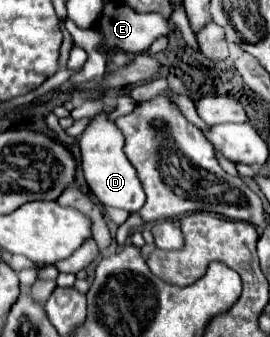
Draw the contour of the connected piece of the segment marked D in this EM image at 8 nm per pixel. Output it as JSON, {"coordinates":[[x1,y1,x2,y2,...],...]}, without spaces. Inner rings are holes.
{"coordinates":[[100,114,100,116,92,118,92,122,88,124,88,128,84,130,84,134,80,138,82,170,88,180,90,190,104,206,122,208,128,214,134,214,134,212,138,212,138,208,144,206,146,198,144,198,142,184,136,176,136,170,130,164,130,160,126,158,122,148,124,148,124,136,122,136,122,132,118,132,116,124,108,120,108,114]]}

